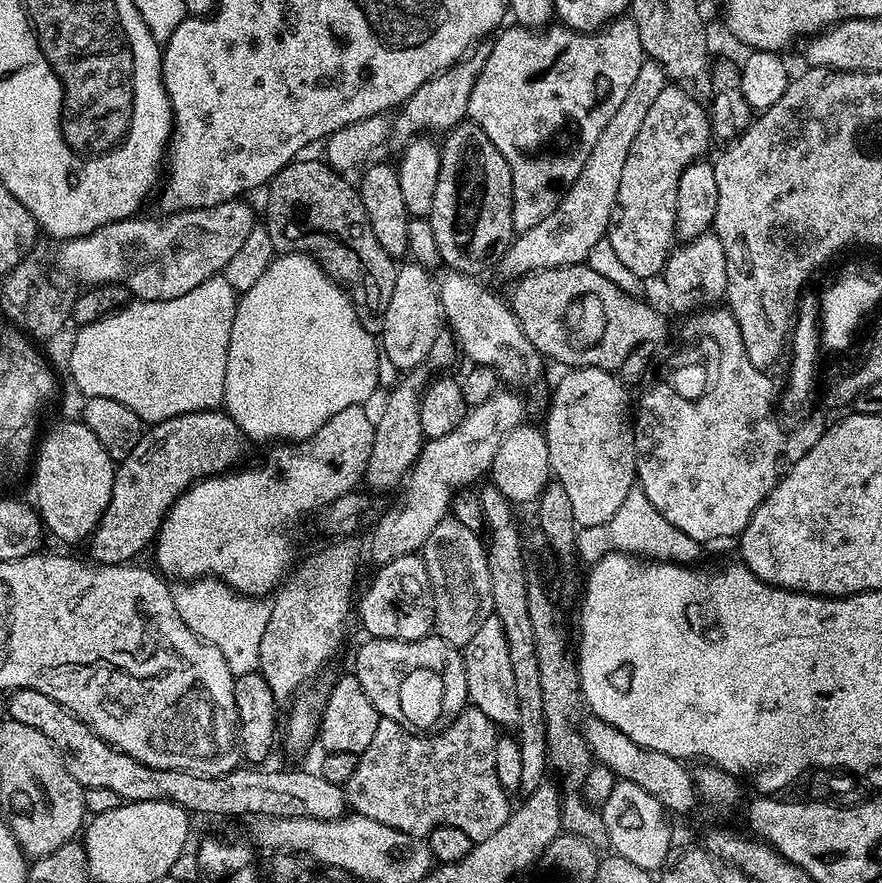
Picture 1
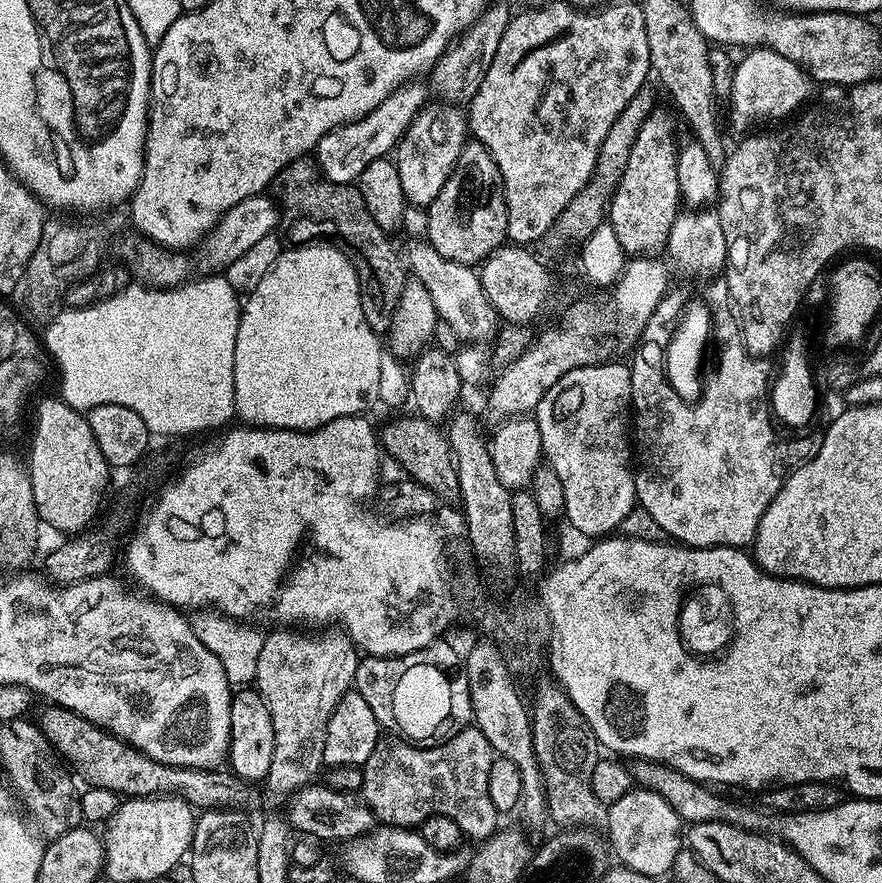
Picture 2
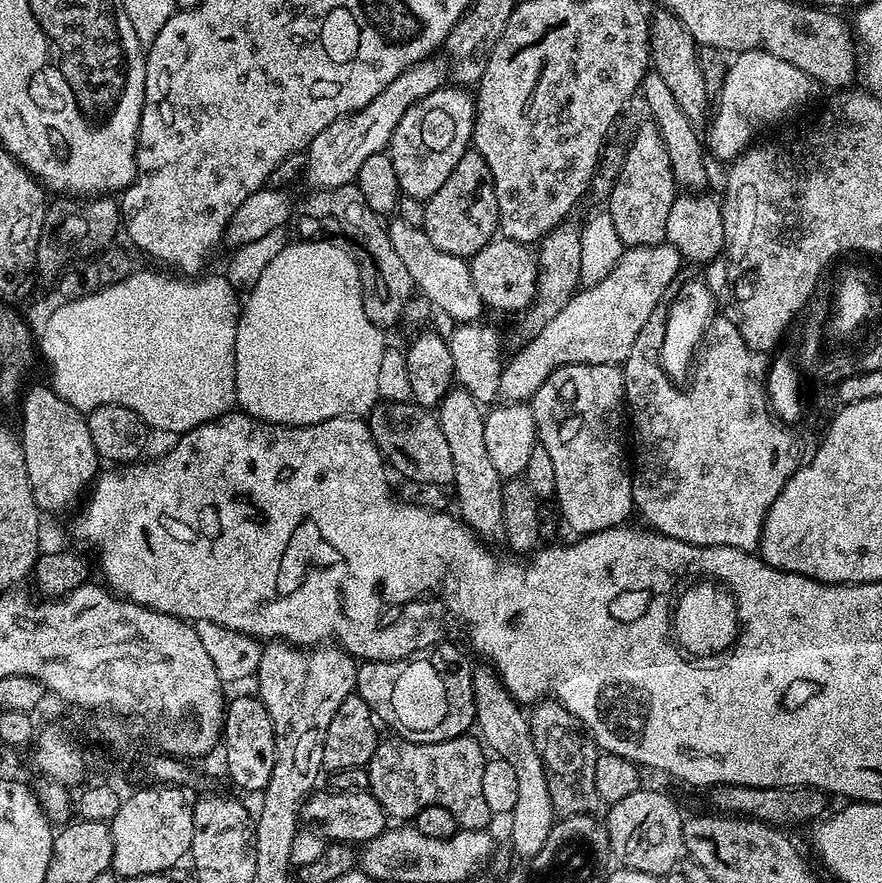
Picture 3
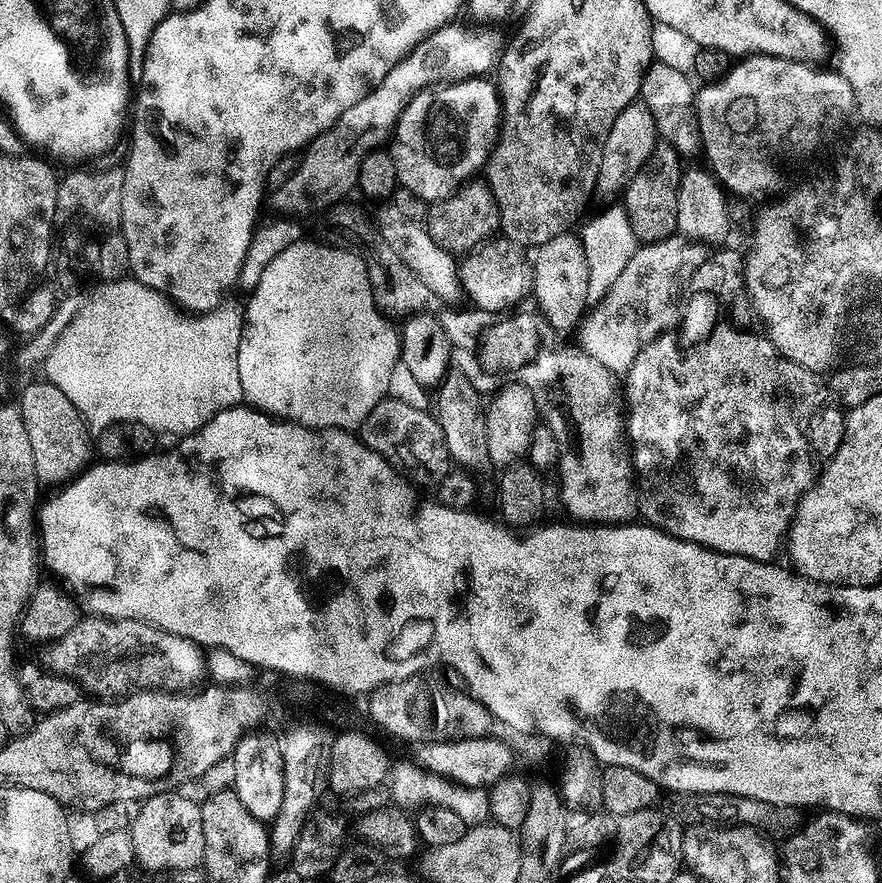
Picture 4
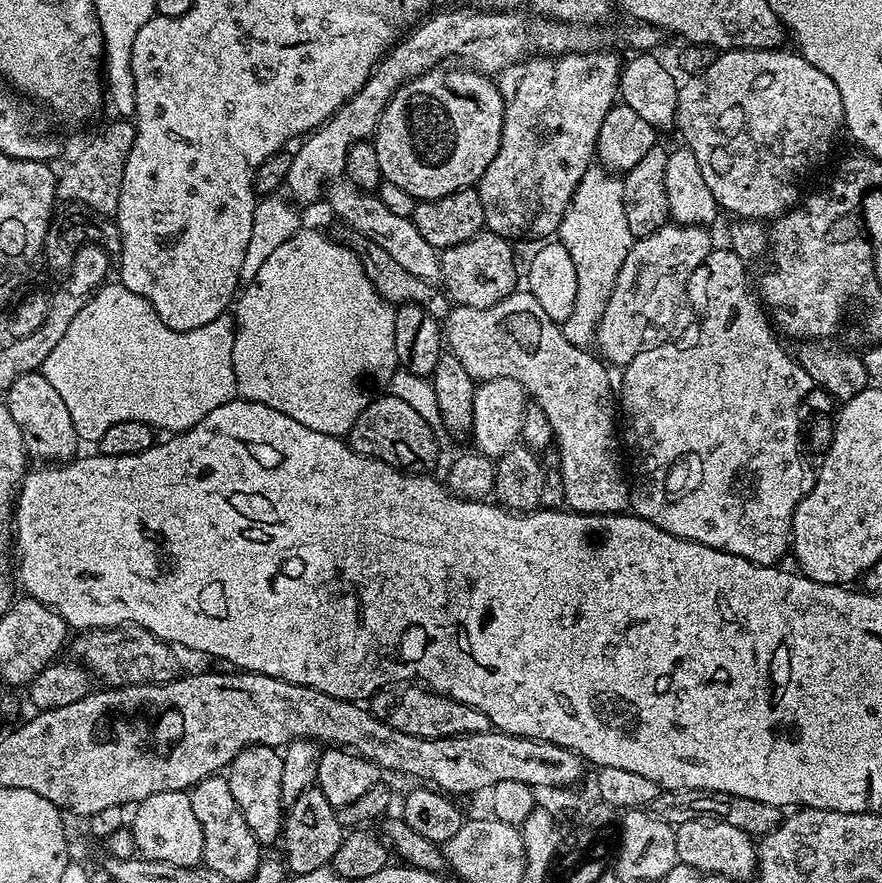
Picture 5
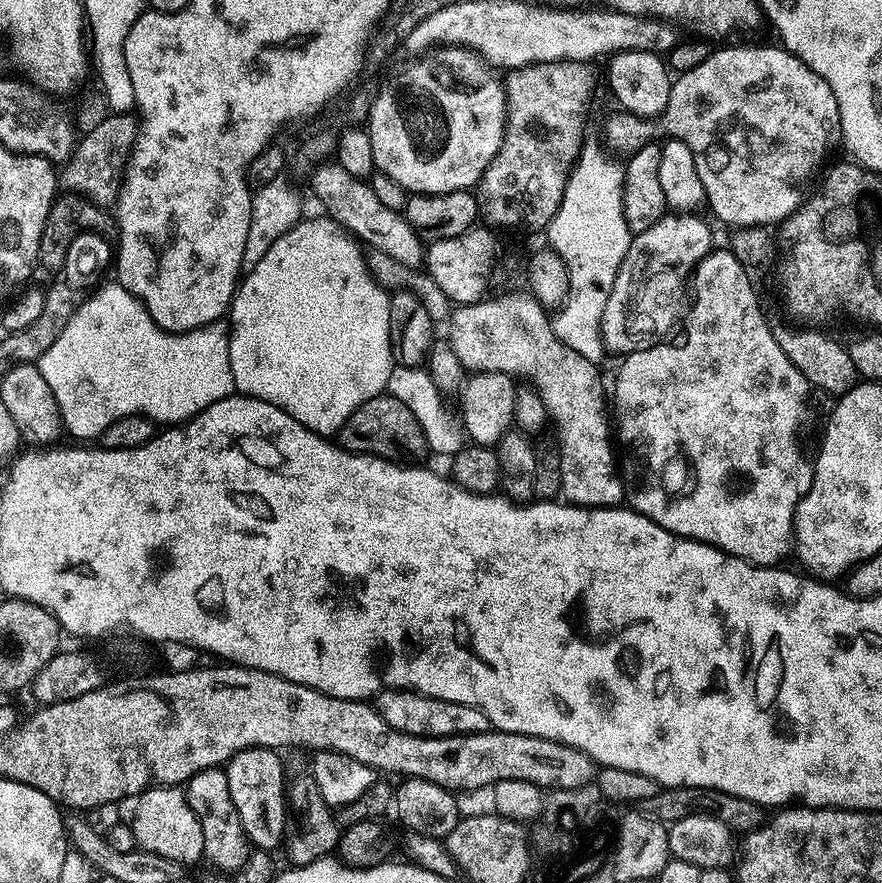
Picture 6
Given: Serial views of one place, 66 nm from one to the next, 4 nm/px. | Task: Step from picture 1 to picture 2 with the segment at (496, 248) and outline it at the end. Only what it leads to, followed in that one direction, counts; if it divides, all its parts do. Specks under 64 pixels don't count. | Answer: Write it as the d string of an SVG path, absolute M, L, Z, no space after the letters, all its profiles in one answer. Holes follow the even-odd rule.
M479 142L465 143L450 170L450 178L446 178L446 186L442 186L442 190L438 190L438 198L434 198L434 202L427 205L427 209L430 218L427 243L432 244L434 250L438 250L438 254L442 254L442 258L450 258L450 262L479 266L508 240L504 183L494 158L486 150L486 146L482 146Z

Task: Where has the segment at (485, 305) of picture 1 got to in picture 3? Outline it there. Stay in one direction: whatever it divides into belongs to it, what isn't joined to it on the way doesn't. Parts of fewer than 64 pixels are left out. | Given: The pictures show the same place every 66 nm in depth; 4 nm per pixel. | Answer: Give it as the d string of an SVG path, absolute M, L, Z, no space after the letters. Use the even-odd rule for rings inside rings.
M392 218L387 221L388 237L406 270L410 274L413 285L418 289L419 295L431 305L433 309L441 308L452 320L460 324L471 325L471 320L479 318L486 312L486 306L474 288L474 278L469 261L463 256L446 254L430 242L423 228L411 228L402 219Z

